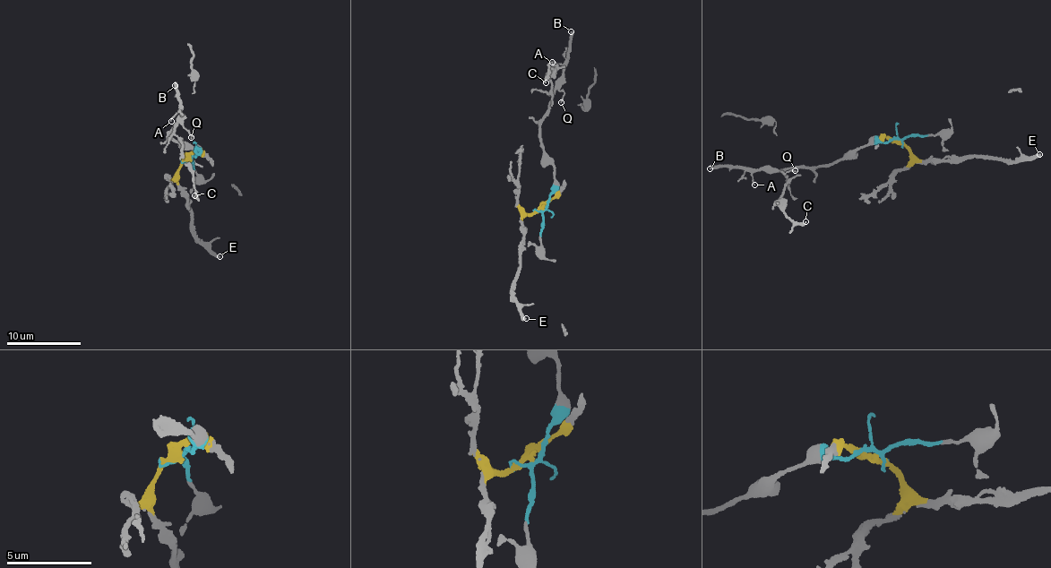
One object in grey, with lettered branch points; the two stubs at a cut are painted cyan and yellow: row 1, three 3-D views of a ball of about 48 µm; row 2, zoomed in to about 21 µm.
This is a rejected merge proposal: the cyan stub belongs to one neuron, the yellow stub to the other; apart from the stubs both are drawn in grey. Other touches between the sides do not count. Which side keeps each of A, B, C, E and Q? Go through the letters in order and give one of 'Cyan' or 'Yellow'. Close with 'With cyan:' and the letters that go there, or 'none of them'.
A: Cyan
B: Cyan
C: Cyan
E: Yellow
Q: Cyan
With cyan: A, B, C, Q

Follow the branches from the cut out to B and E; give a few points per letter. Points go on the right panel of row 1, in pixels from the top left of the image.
B: (900, 141), (849, 150), (841, 160), (832, 164), (787, 170), (726, 166), (710, 168)
E: (900, 143), (920, 159), (986, 155), (994, 159), (1019, 160), (1039, 154)

